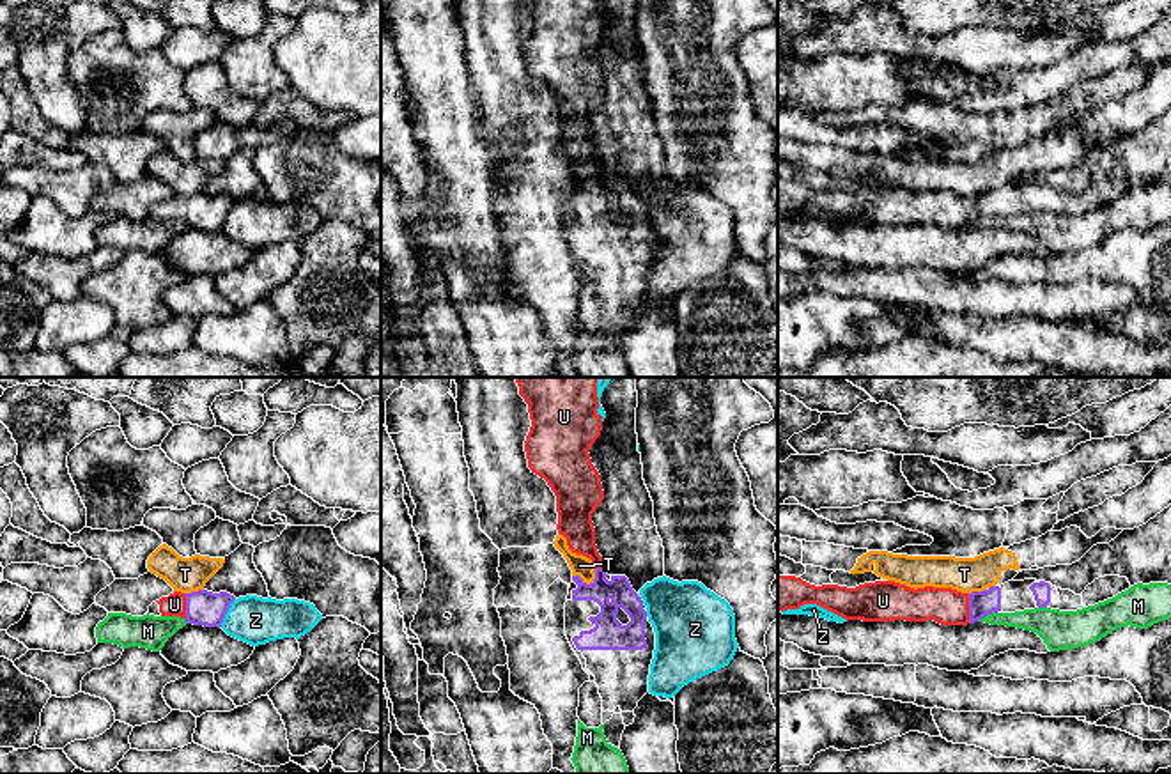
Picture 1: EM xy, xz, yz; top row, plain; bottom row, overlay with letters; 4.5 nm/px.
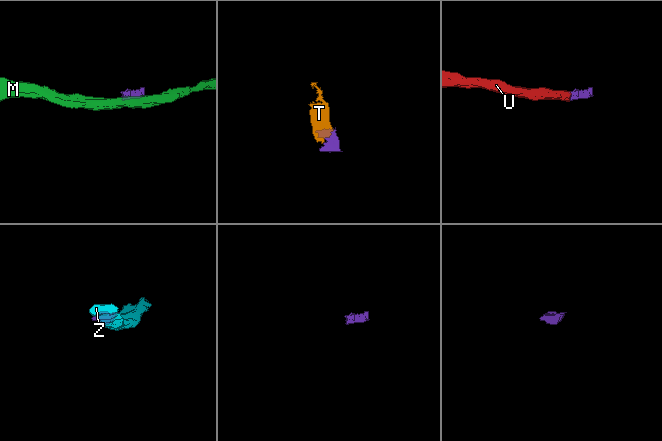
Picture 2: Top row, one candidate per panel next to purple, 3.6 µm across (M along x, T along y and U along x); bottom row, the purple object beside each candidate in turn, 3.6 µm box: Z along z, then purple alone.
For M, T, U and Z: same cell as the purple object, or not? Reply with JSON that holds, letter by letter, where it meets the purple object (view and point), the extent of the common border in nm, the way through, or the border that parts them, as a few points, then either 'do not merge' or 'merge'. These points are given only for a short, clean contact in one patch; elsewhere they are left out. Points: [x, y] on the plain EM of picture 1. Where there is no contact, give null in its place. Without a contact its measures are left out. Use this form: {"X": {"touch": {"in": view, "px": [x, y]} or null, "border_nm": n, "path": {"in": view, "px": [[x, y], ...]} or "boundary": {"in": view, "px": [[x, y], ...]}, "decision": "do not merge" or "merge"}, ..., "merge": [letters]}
{"M": {"touch": {"in": "yz", "px": [985, 218]}, "border_nm": 100, "boundary": {"in": "yz", "px": [[996, 215], [977, 224]]}, "decision": "do not merge"}, "T": {"touch": {"in": "xz", "px": [585, 186]}, "border_nm": 120, "boundary": {"in": "xz", "px": [[596, 172], [589, 186], [573, 178]]}, "decision": "do not merge"}, "U": {"touch": {"in": "yz", "px": [969, 211]}, "border_nm": 140, "decision": "merge"}, "Z": {"touch": {"in": "xy", "px": [227, 213]}, "border_nm": 150, "decision": "do not merge"}, "merge": ["U"]}

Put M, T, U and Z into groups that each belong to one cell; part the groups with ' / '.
M / T / U / Z

